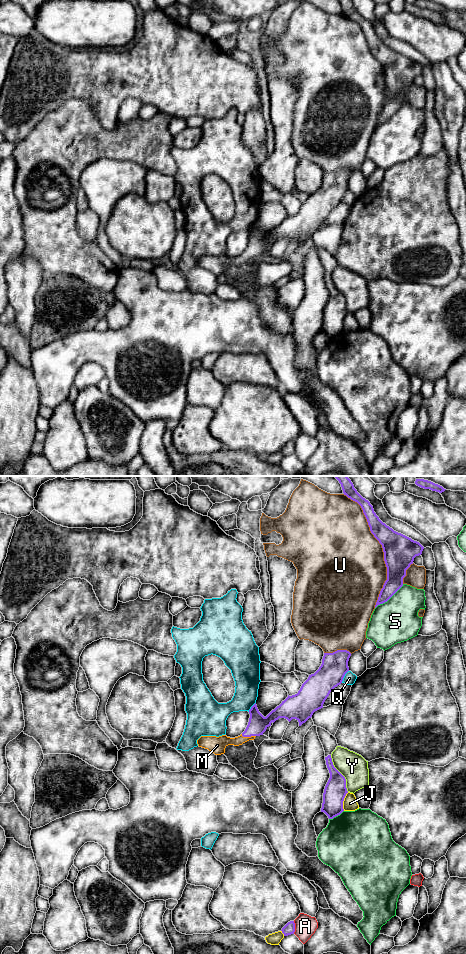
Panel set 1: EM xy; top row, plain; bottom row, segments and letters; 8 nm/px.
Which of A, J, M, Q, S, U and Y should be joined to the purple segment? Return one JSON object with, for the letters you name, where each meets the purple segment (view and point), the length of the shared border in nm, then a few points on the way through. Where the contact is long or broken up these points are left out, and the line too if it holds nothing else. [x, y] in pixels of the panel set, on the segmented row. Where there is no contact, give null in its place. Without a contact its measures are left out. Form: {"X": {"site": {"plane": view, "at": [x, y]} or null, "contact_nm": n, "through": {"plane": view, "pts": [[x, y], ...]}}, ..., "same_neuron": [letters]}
{"M": {"site": {"plane": "xy", "at": [248, 736]}, "contact_nm": 120, "through": {"plane": "xy", "pts": [[257, 725], [248, 736], [218, 744]]}}, "same_neuron": ["M"]}

